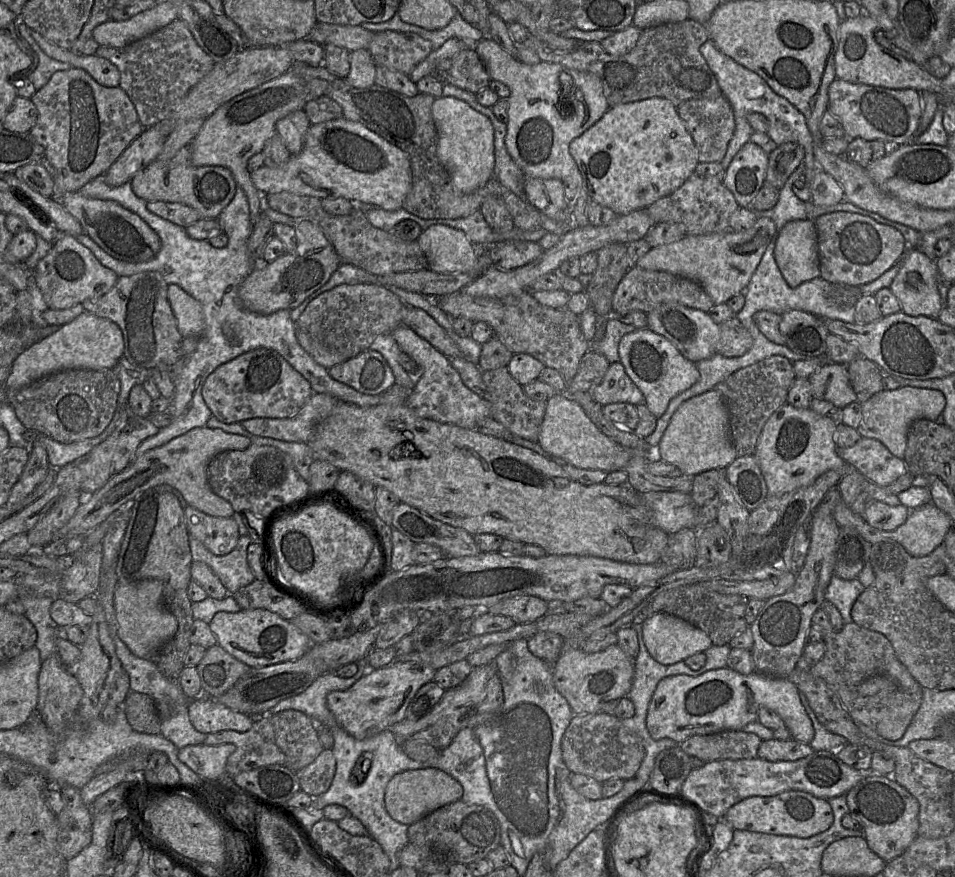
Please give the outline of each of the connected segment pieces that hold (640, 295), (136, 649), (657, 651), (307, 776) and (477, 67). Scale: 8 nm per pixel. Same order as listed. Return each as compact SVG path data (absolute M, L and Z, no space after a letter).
M634 266L617 286L612 300L612 315L640 310L648 314L658 306L674 302L703 312L715 305L703 287L692 280L665 271L654 271Z
M158 579L118 581L114 591L117 636L135 656L154 660L159 649L177 632L178 622L164 602L164 585Z
M656 613L644 620L643 638L650 655L663 665L684 661L713 645L705 632L667 613Z
M324 749L308 766L296 772L301 791L311 797L325 793L334 778L336 760L332 749Z
M476 50L460 51L451 60L446 82L473 94L489 87L491 78Z

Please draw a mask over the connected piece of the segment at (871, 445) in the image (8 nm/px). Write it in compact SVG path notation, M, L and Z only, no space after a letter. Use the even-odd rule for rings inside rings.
M860 438L852 447L837 447L837 454L866 479L881 488L886 488L908 473L904 460L894 456L876 439Z

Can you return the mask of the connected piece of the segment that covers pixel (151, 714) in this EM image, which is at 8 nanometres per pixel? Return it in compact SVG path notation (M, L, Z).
M130 691L124 700L124 709L127 721L136 732L160 734L161 720L150 696Z

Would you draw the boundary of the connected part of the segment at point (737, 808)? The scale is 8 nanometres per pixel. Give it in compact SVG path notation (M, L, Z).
M789 790L774 796L751 796L743 799L729 808L722 819L737 830L809 838L829 829L834 816L827 799L799 790Z

